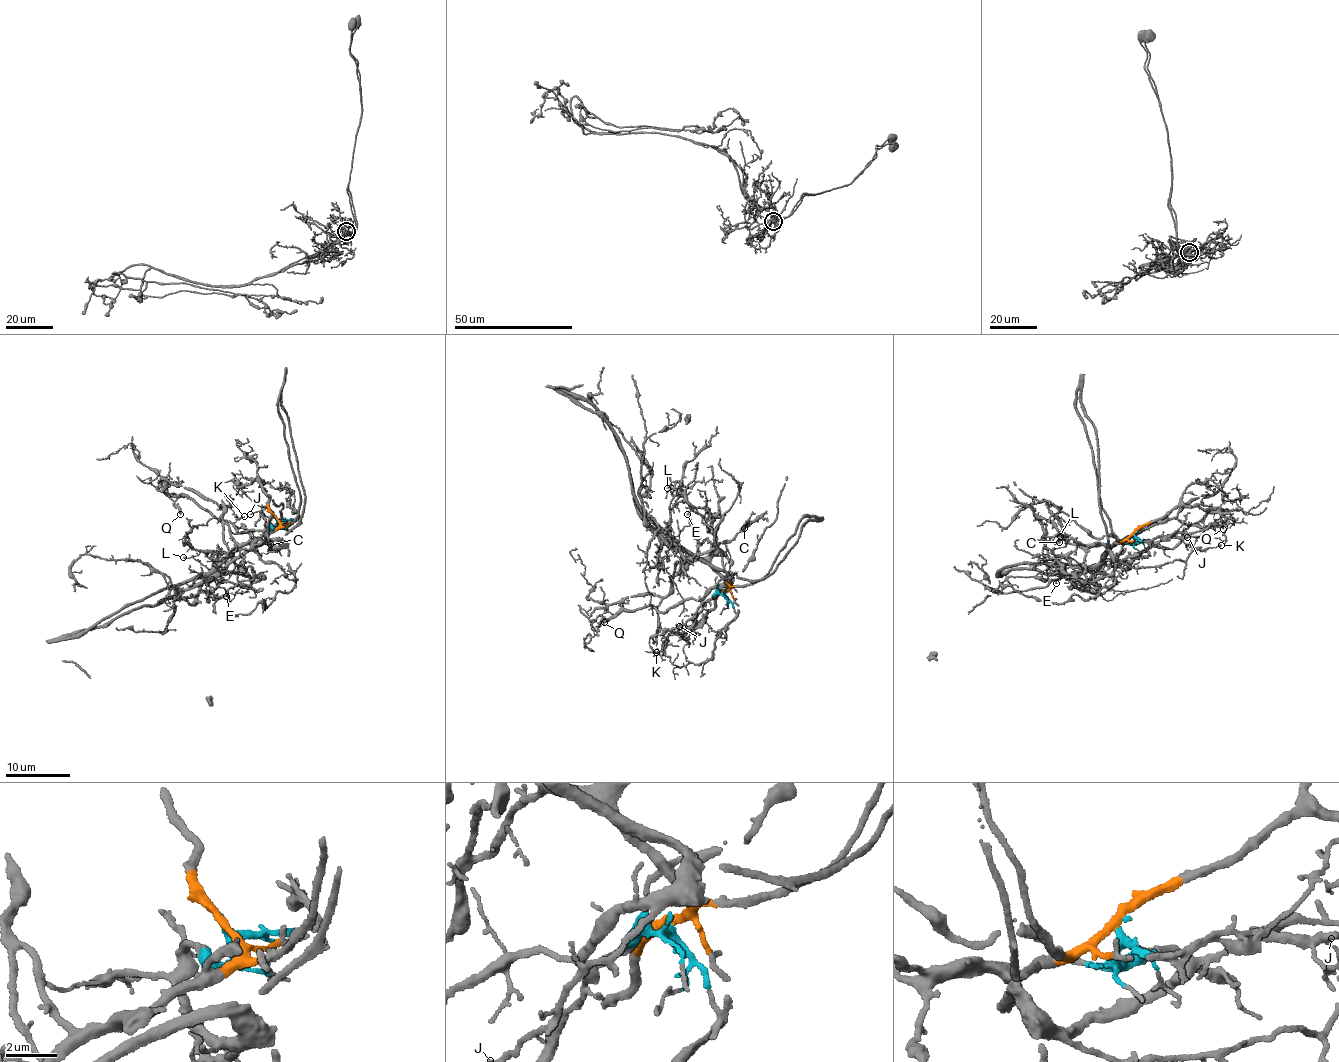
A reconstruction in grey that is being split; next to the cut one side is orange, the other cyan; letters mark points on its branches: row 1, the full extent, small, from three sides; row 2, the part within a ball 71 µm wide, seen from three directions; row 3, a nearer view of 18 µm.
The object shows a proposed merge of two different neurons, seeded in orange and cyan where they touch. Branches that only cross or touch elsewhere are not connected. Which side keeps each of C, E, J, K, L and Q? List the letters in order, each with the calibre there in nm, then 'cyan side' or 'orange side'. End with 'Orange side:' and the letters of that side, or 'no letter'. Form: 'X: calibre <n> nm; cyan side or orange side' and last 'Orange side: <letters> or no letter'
C: calibre 140 nm; orange side
E: calibre 170 nm; cyan side
J: calibre 100 nm; cyan side
K: calibre 130 nm; cyan side
L: calibre 130 nm; orange side
Q: calibre 240 nm; cyan side
Orange side: C, L

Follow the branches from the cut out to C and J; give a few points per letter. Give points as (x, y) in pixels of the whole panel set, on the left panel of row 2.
C: (275, 517), (279, 526), (251, 543), (261, 543), (266, 536), (268, 546), (270, 544)
J: (276, 518), (277, 527), (267, 524), (264, 514), (259, 511), (250, 515)

